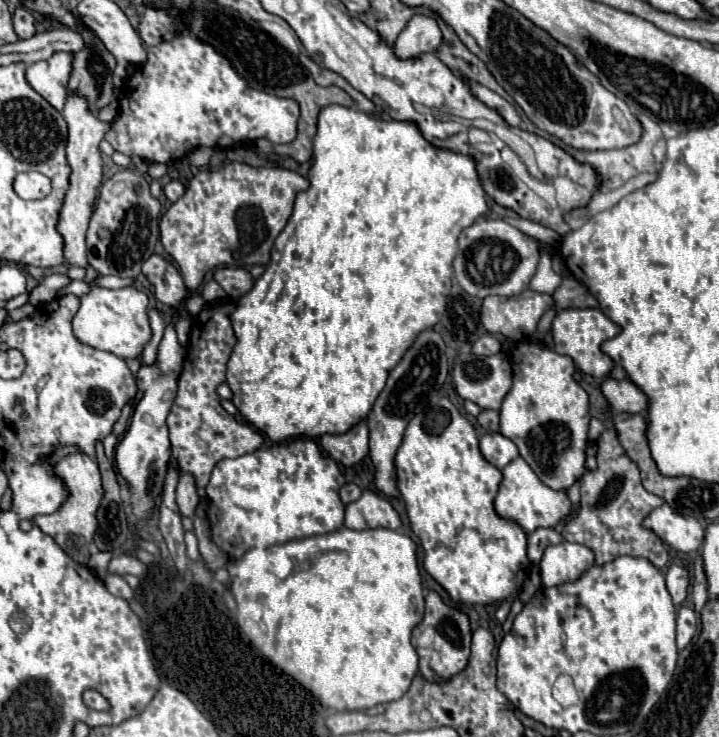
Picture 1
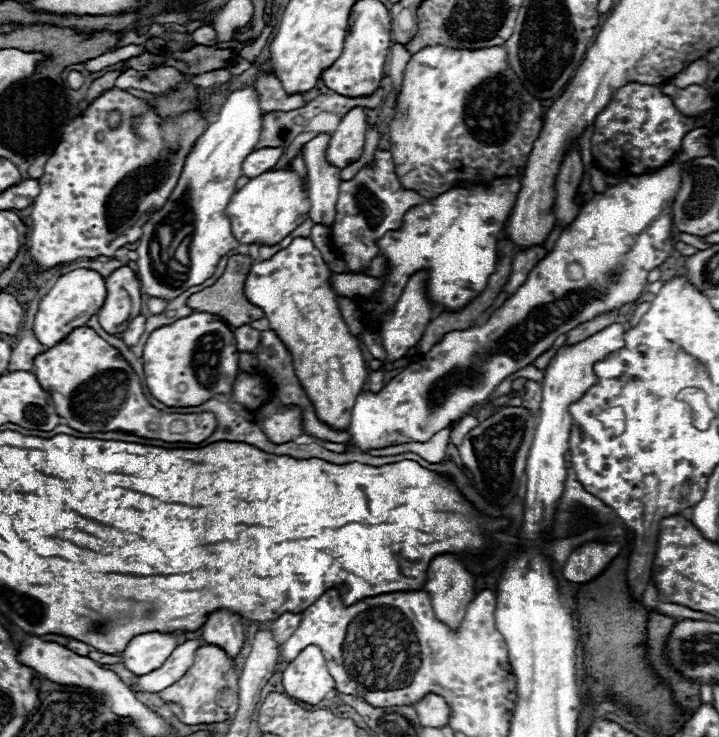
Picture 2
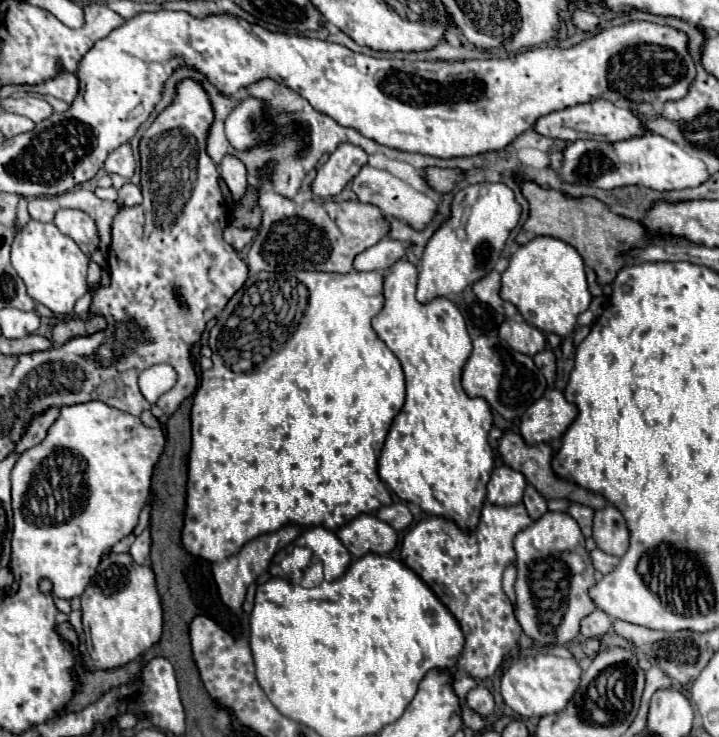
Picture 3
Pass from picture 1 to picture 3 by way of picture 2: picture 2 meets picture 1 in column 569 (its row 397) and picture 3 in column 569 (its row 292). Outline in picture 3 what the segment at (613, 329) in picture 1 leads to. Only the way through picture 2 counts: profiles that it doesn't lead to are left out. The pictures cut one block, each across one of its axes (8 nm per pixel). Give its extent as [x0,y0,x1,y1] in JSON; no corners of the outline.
[500,236,592,338]

